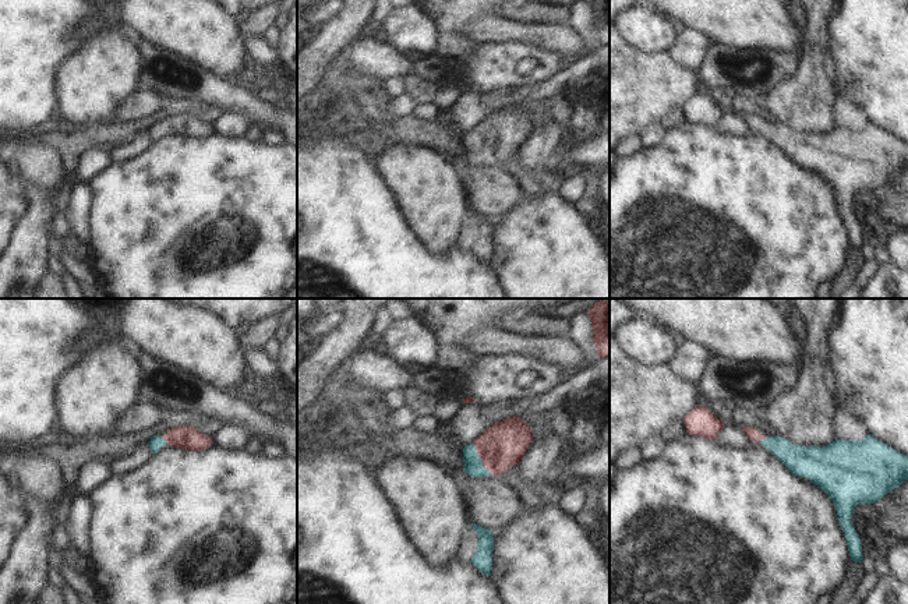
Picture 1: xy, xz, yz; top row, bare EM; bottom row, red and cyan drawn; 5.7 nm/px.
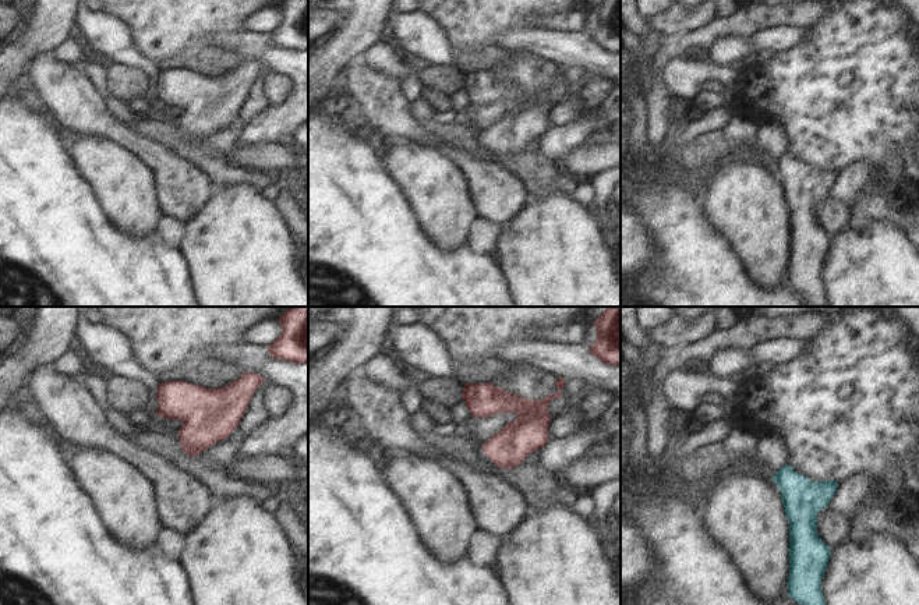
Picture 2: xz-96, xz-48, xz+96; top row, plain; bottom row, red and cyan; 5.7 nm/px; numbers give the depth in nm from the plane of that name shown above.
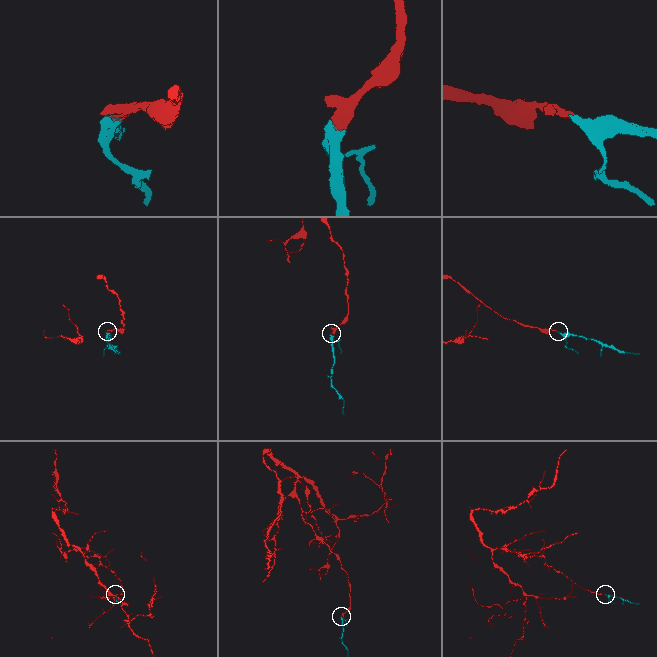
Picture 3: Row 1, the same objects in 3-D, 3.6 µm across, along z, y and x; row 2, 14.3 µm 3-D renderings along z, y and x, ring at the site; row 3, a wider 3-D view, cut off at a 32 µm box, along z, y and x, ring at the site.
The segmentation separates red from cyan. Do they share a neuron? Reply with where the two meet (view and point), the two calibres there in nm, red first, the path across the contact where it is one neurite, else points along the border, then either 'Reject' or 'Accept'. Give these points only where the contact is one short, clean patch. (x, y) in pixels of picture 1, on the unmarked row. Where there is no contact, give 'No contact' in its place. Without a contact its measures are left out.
Touches red at xz (480, 145). Thickness 260 nm (red) against 110 nm. Path across: xz (502, 133), (480, 145), (473, 152). Accept

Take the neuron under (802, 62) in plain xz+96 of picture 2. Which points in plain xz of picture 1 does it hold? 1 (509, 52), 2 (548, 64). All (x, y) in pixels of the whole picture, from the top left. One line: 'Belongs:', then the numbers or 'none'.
Belongs: 1, 2

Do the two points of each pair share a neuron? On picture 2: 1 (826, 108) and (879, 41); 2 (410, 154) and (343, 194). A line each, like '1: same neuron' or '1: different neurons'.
1: same neuron
2: different neurons

